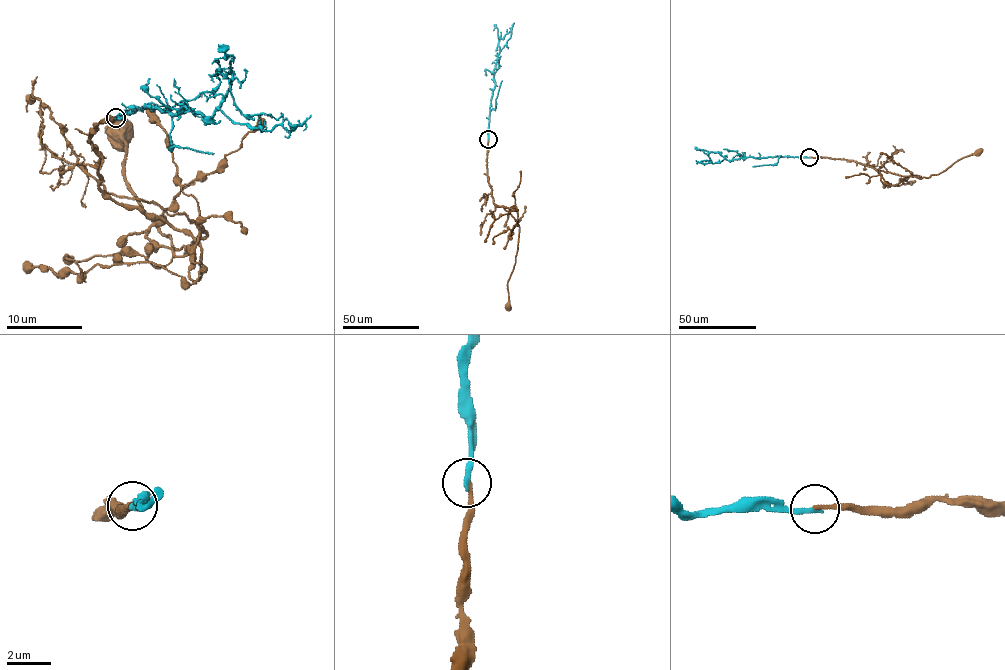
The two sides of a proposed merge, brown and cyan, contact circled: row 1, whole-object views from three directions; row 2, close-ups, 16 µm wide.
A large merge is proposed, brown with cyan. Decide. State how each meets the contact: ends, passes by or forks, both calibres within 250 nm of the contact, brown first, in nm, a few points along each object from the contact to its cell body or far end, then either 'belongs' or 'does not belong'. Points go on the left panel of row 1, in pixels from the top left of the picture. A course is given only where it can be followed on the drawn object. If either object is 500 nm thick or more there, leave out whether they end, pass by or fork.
brown ends | cyan ends | 180/260 nm | brown via (117, 117), (88, 134), (100, 158), (98, 186), (192, 220), (206, 237), (186, 255), (126, 181), (121, 134) | cyan via (115, 117), (183, 104), (208, 119), (232, 74), (229, 91), (243, 114), (271, 117) | belongs

